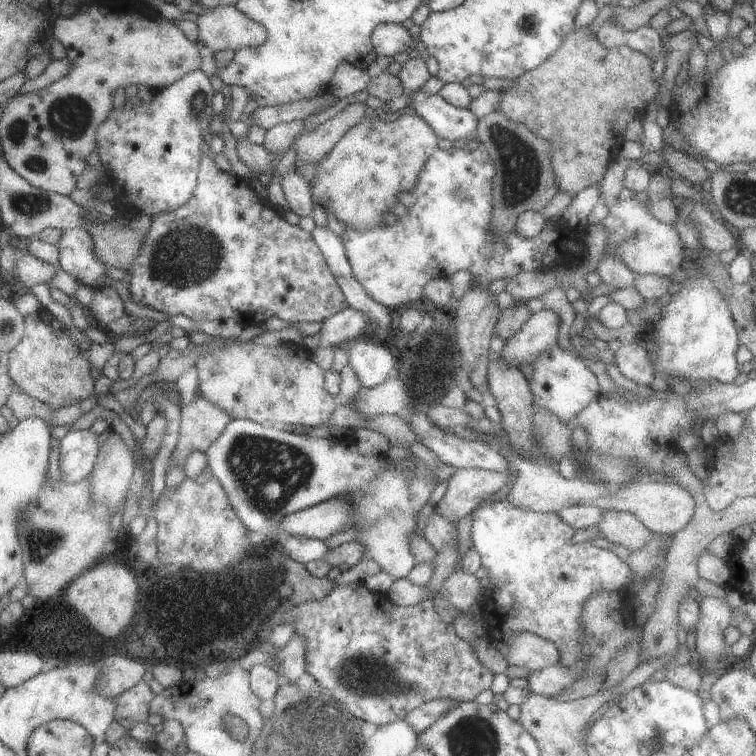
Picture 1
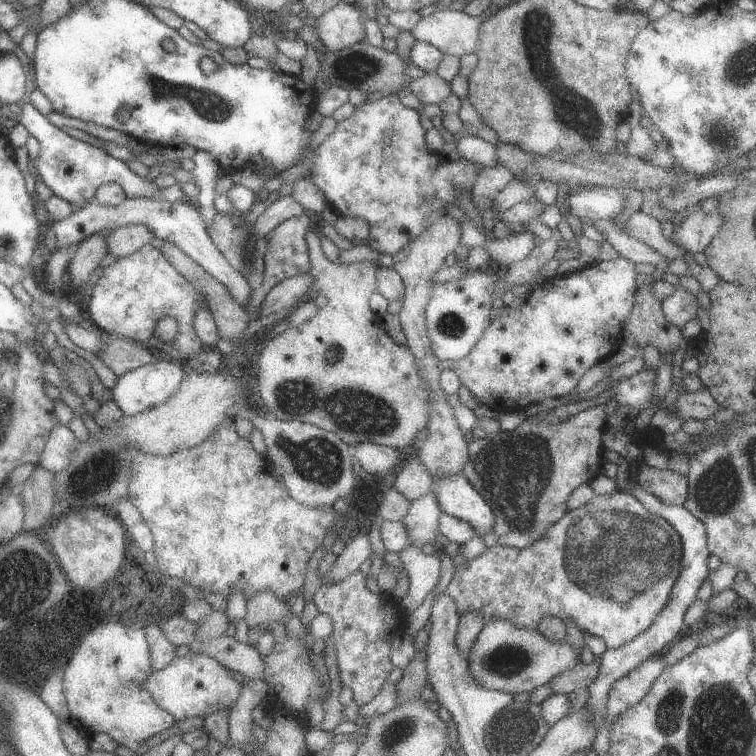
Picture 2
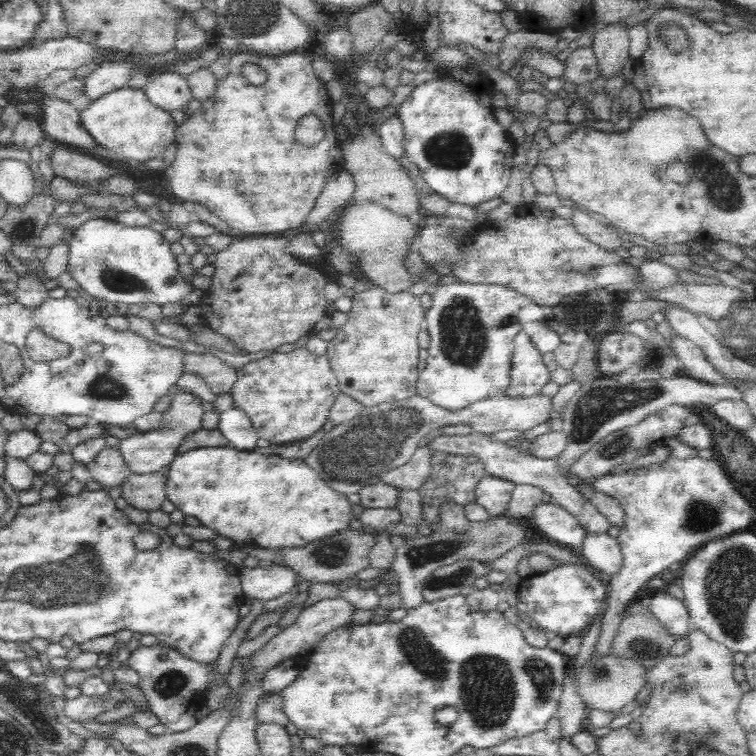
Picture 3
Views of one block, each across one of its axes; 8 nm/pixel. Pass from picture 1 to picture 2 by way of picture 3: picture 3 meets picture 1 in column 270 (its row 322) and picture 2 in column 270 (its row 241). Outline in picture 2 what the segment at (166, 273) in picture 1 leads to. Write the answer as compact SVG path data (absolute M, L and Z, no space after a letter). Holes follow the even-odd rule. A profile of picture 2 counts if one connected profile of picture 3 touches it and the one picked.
M307 212L301 216L285 219L277 224L266 238L263 238L263 286L271 288L284 278L297 276L308 270L308 252L305 244L305 232L310 228L311 217Z

